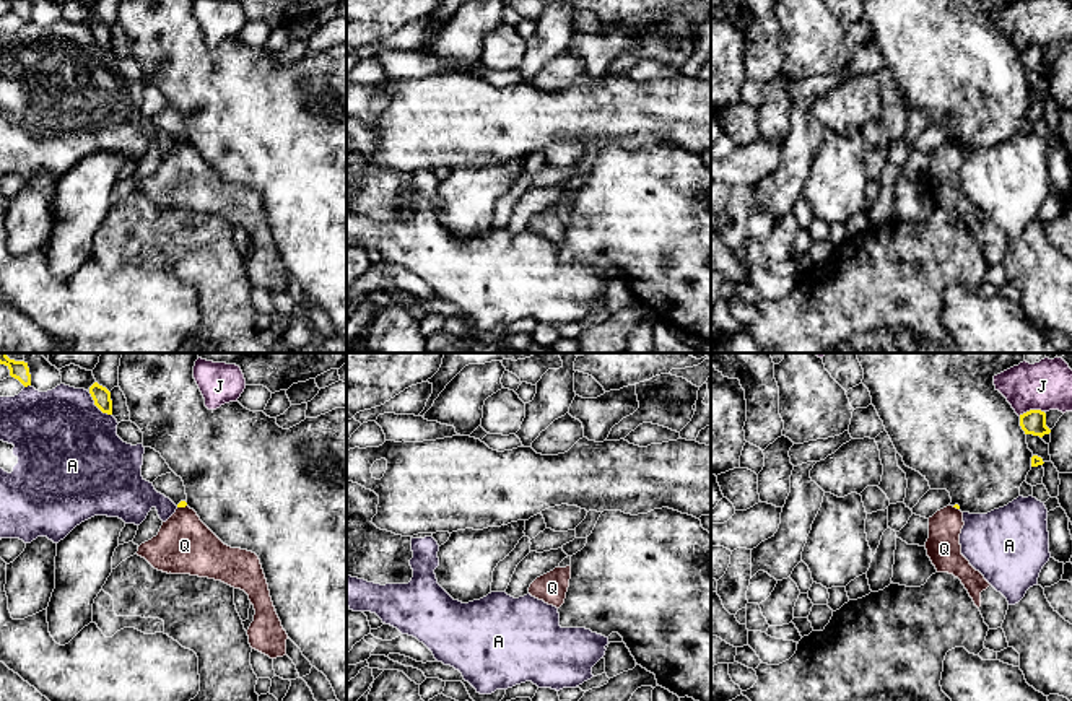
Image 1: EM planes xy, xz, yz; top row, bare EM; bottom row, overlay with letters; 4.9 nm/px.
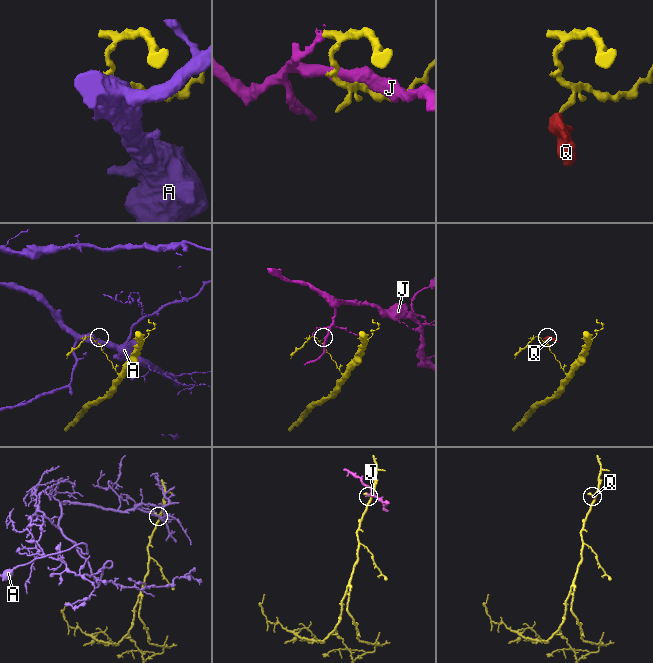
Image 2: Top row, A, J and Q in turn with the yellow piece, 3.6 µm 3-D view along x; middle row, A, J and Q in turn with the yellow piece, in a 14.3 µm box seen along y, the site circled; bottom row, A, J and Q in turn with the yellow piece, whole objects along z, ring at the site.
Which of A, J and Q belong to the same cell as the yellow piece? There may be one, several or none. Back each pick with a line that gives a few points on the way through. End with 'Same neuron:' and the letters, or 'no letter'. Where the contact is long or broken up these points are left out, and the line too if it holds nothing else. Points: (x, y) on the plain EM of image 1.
Same neuron: no letter

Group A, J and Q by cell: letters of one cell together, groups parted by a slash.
A / J / Q

